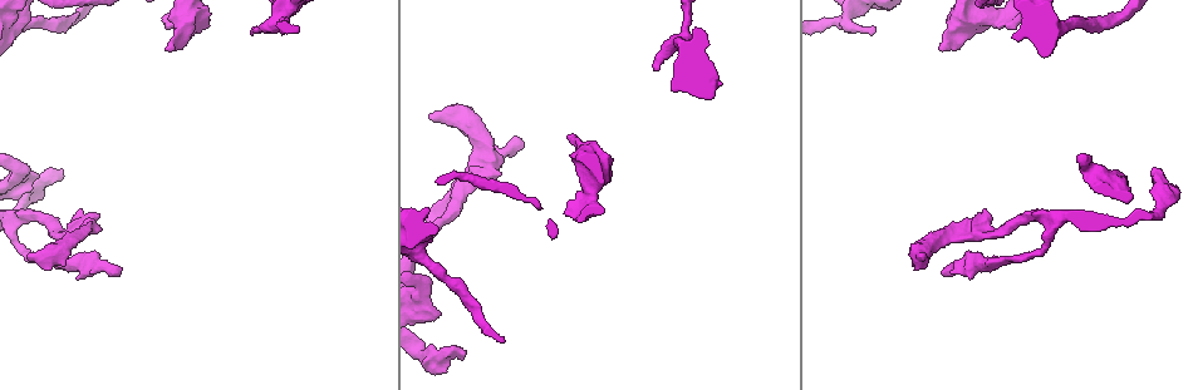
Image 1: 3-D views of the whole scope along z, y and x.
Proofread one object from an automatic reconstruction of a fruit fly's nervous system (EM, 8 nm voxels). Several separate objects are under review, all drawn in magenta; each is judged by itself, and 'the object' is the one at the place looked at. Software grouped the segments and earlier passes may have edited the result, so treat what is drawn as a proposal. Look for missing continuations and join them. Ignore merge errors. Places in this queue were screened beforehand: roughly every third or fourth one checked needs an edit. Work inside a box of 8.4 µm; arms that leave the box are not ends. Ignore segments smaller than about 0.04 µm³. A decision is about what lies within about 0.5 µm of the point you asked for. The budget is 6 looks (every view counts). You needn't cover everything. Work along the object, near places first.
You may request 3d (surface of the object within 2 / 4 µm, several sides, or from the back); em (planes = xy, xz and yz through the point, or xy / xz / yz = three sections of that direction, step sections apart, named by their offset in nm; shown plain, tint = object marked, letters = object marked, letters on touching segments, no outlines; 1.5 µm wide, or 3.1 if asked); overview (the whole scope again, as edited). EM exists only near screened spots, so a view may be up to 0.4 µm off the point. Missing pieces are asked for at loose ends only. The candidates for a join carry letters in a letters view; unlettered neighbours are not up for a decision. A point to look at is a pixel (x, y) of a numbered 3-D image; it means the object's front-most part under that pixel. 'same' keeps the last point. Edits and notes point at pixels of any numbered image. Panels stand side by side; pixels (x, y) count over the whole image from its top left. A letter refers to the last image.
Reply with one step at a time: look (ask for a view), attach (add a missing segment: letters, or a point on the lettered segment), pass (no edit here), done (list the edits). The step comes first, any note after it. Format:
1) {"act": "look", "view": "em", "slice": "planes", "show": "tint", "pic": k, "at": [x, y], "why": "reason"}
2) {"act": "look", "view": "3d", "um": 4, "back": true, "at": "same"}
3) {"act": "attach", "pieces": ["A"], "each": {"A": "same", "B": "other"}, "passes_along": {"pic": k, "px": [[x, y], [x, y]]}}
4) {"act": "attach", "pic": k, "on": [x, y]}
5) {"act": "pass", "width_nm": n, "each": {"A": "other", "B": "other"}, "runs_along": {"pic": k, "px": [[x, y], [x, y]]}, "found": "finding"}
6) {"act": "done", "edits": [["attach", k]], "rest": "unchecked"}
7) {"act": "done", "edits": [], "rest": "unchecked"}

{"act": "look", "view": "3d", "um": 4, "pic": 1, "at": [518, 137], "why": "branch stops here"}

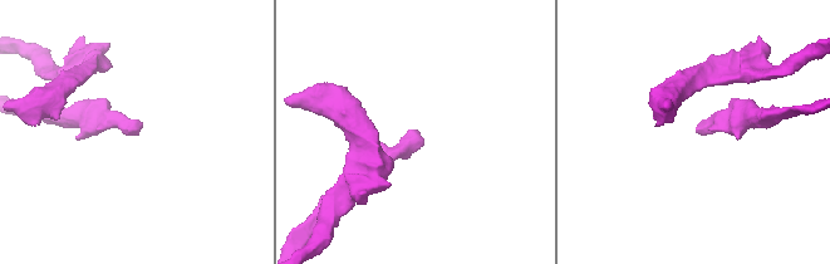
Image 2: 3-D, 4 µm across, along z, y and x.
{"act": "look", "view": "em", "slice": "planes", "show": "plain", "pic": 2, "at": [136, 130], "why": "need the tissue"}

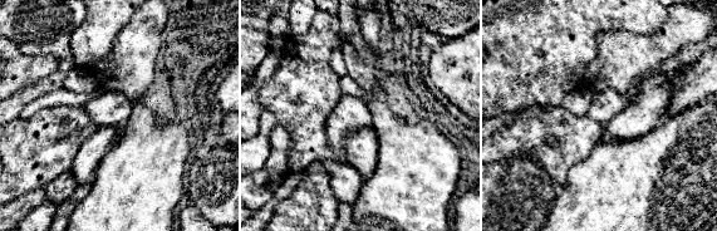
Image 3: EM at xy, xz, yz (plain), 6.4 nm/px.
{"act": "look", "view": "em", "slice": "planes", "show": "letters", "at": "same", "why": "see the neighbours"}

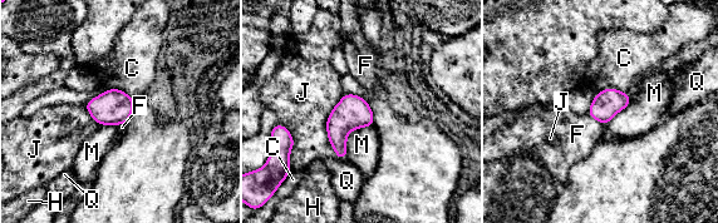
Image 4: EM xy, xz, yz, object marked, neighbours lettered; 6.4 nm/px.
{"act": "pass", "each": {"C": "other", "F": "other", "H": "other", "J": "other", "M": "other", "Q": "other"}, "border": {"pic": 4, "px": [[588, 113], [604, 125]]}, "found": "no lettered segment goes on from it"}

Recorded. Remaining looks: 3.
{"act": "look", "view": "em", "slice": "xy", "step": 4, "show": "letters", "pic": 1, "at": [567, 138]}

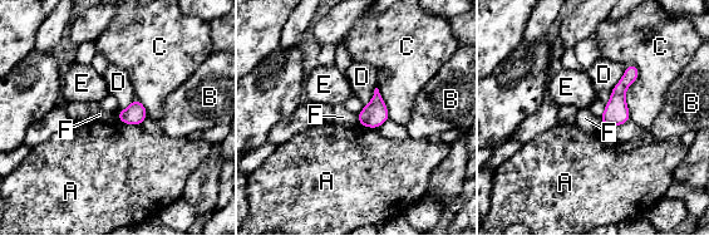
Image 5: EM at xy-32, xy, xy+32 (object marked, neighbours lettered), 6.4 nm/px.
{"act": "look", "view": "em", "slice": "planes", "show": "letters", "at": "same"}

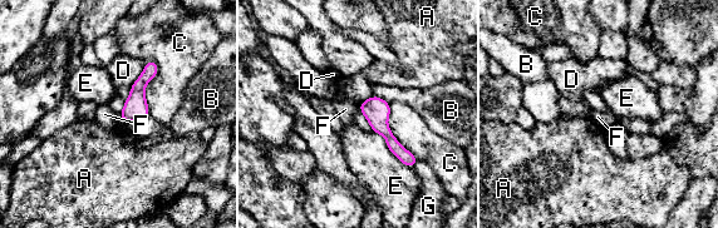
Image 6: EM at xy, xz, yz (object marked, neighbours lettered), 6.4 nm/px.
{"act": "pass", "each": {"A": "other", "B": "other", "C": "other", "D": "other", "E": "other", "F": "other", "G": "other"}, "border": {"pic": 6, "px": [[119, 114], [121, 119]]}, "found": "none of them fits"}

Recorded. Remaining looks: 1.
{"act": "done", "edits": [], "rest": "unchecked"}

